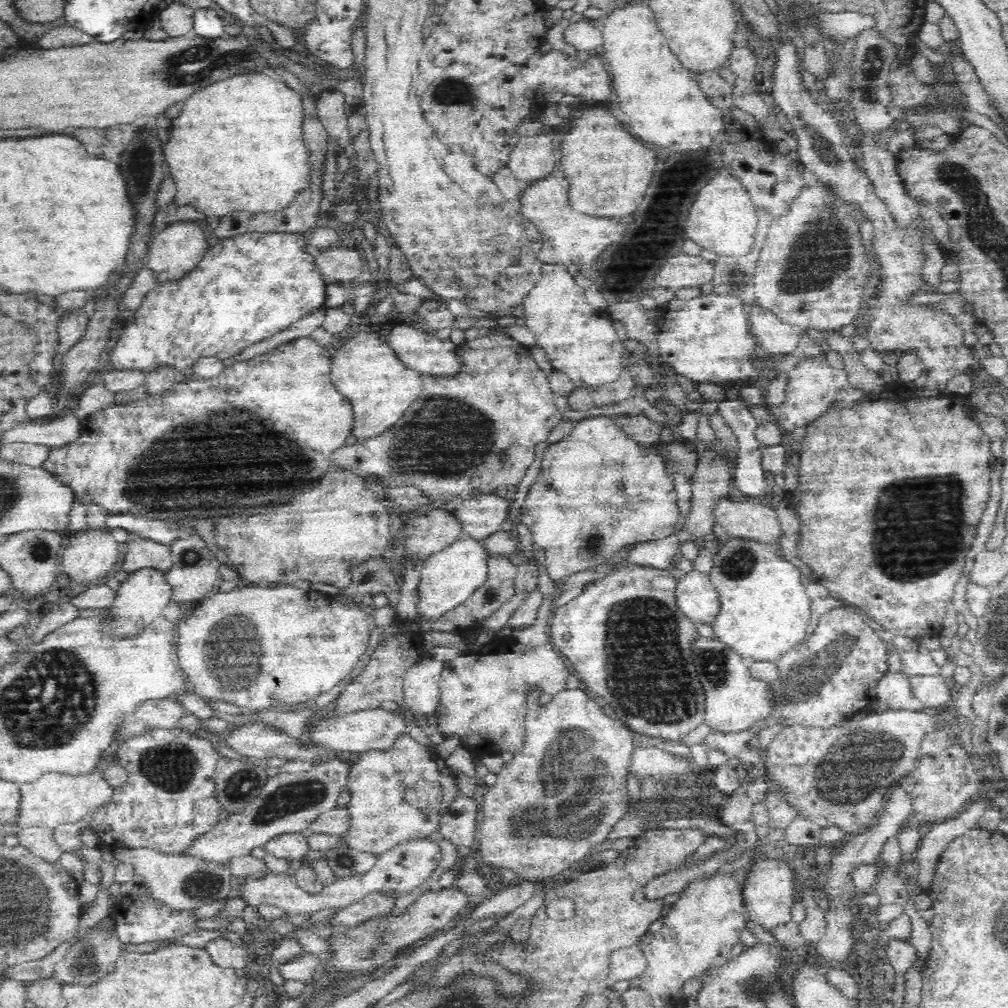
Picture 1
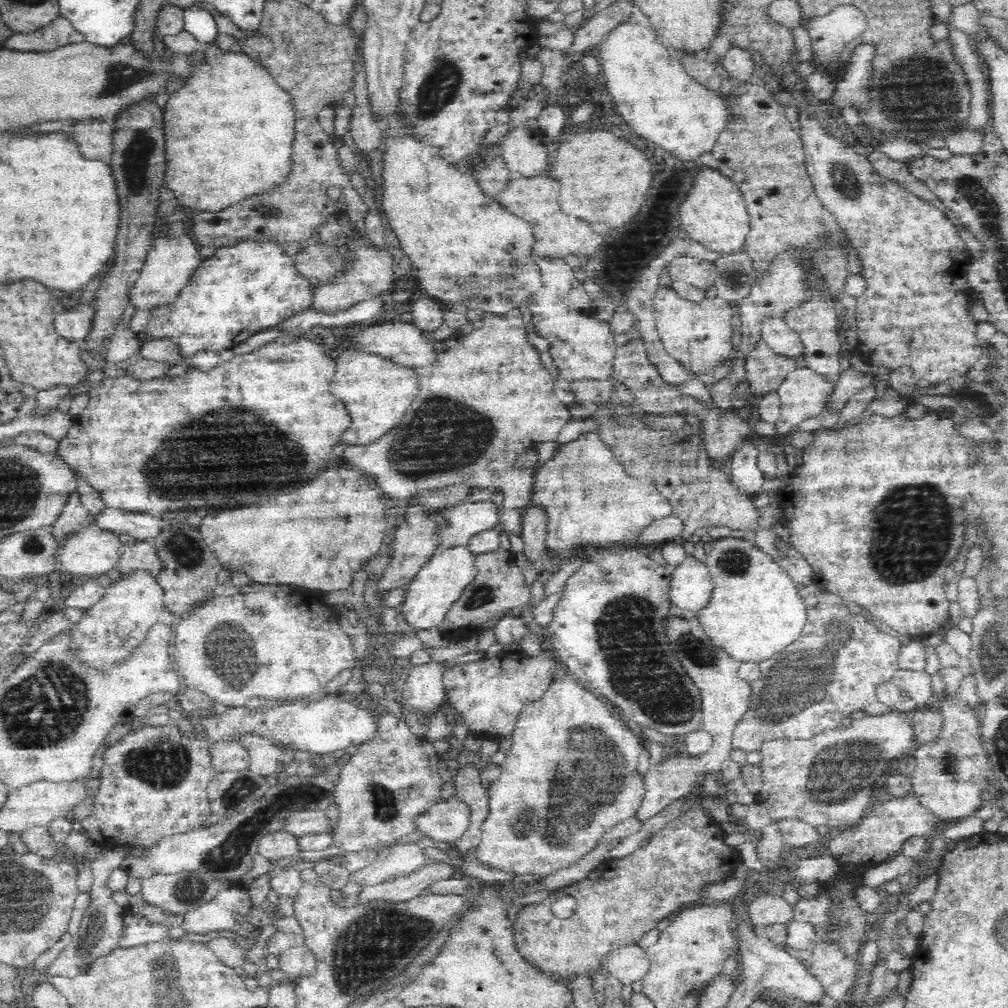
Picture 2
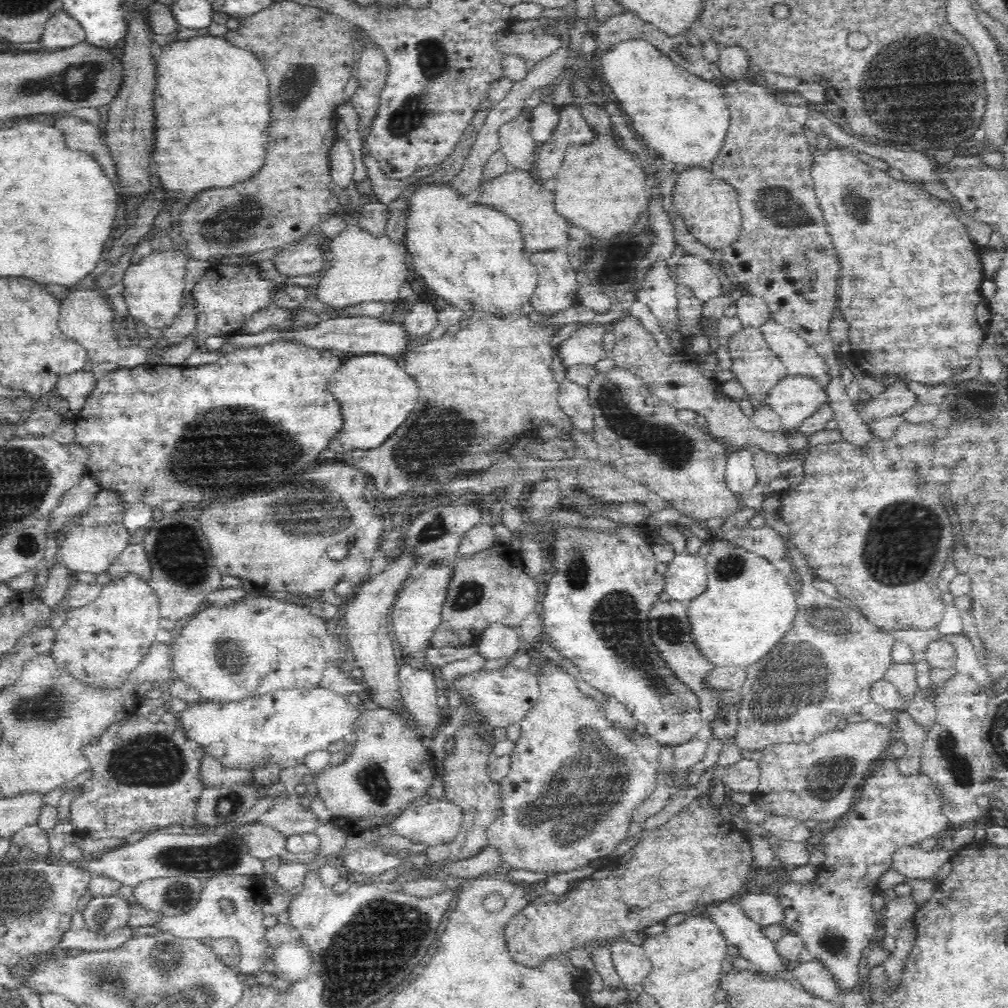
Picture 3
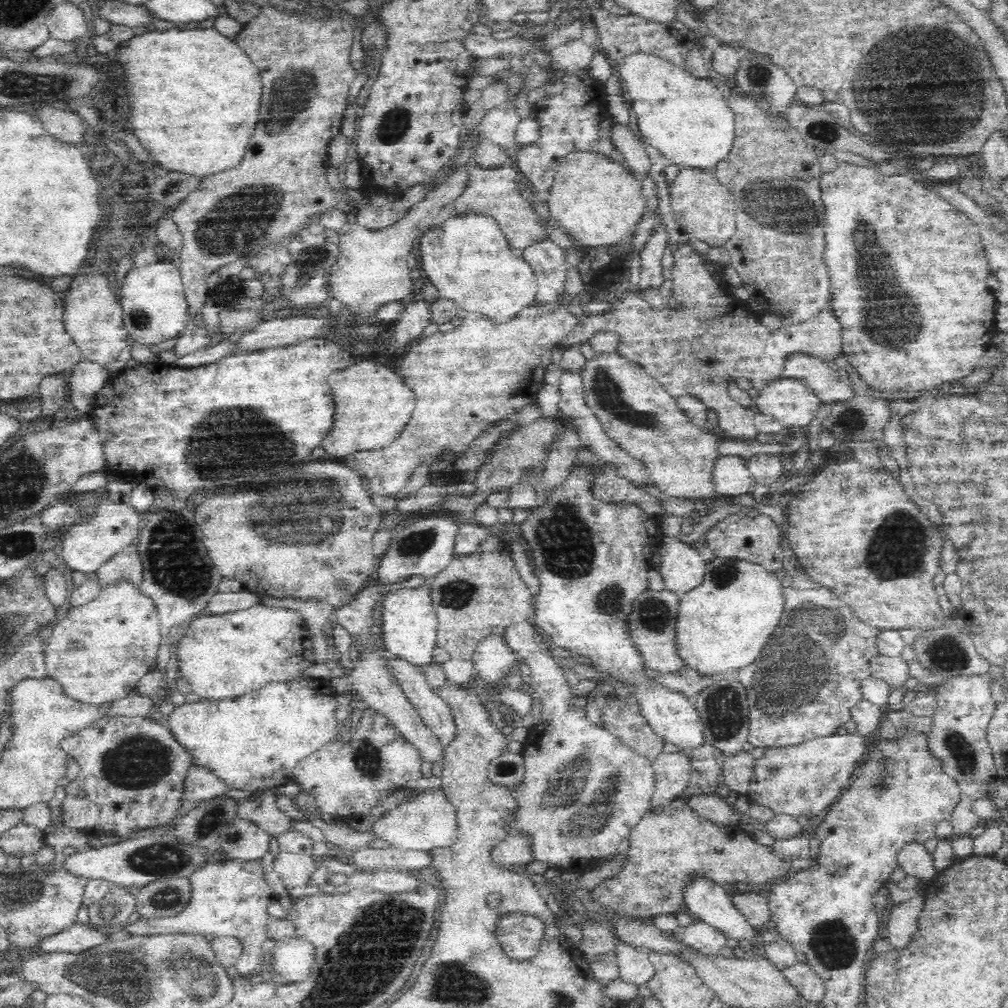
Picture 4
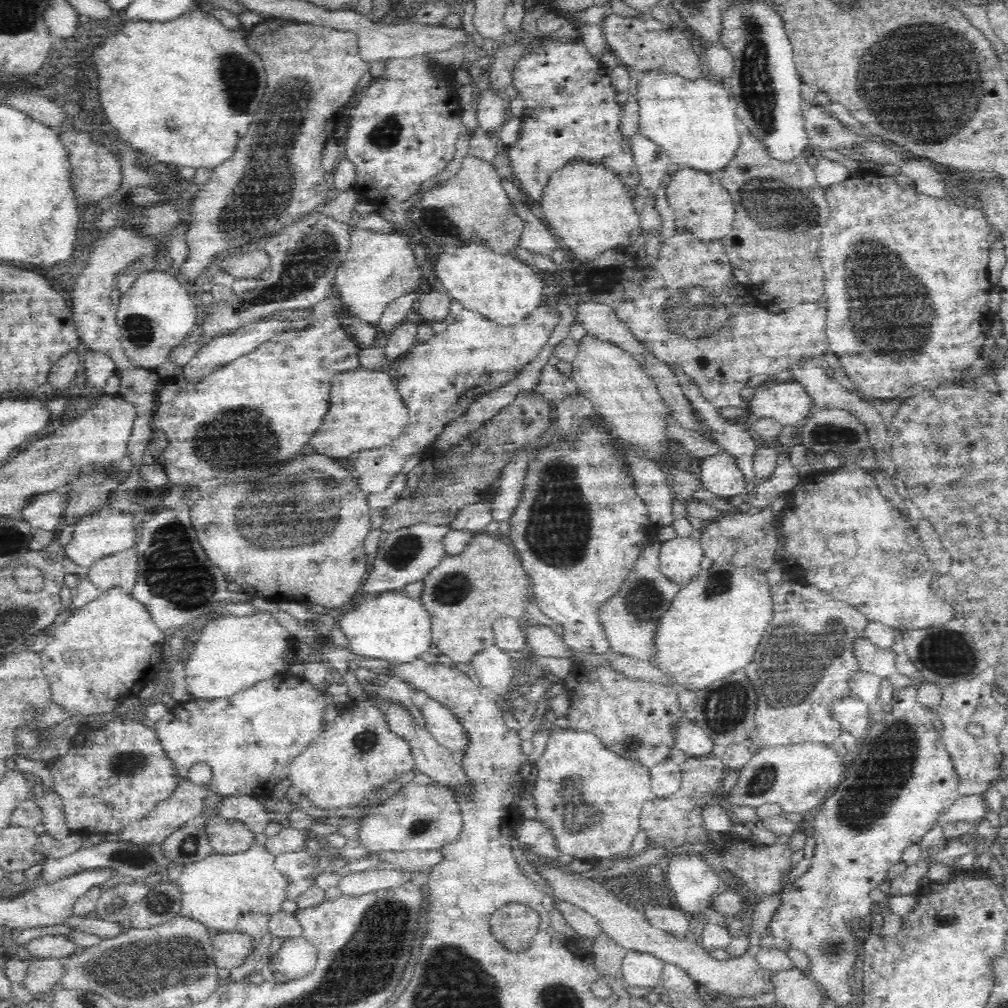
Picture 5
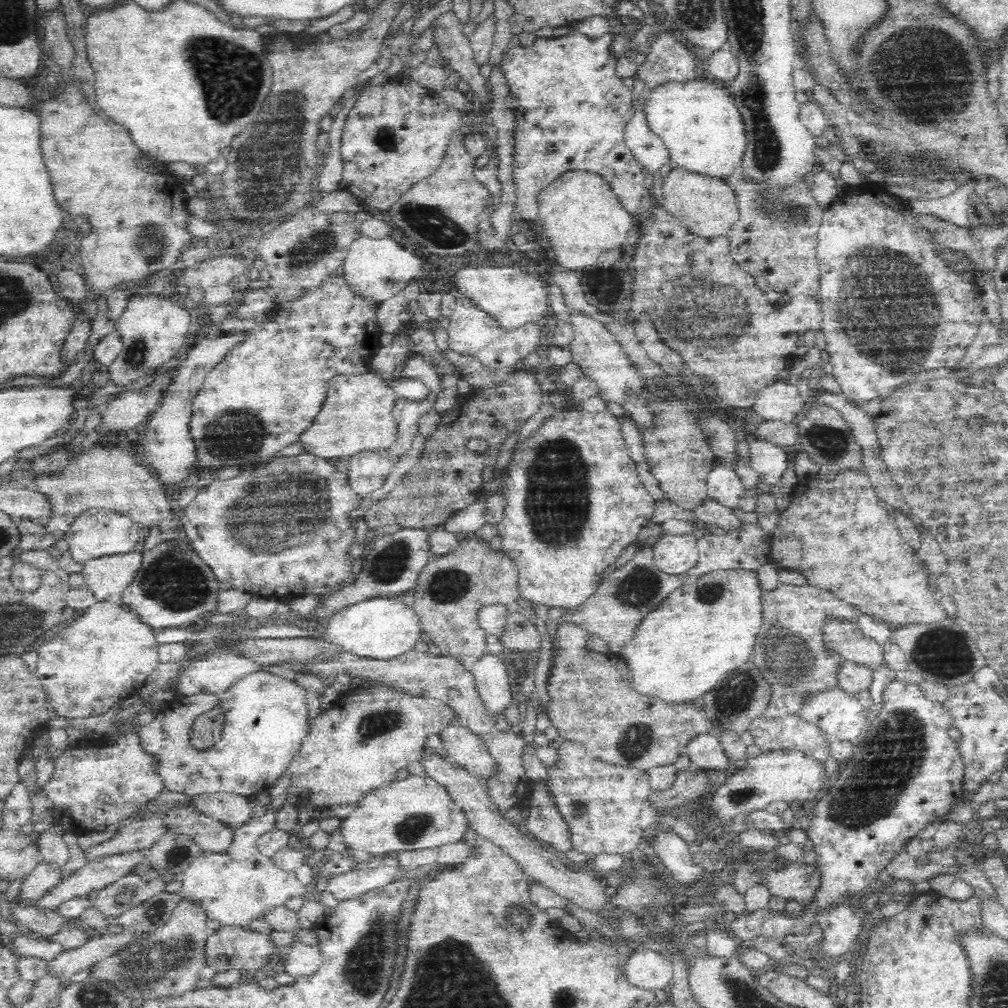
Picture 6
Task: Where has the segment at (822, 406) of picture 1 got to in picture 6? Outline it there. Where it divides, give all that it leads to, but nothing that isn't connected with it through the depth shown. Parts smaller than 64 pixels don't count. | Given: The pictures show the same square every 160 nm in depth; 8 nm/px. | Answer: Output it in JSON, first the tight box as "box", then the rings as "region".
{"box":[750,380,804,424],"region":[[[780,380],[760,389],[750,412],[758,414],[764,421],[790,424],[804,404],[798,386]]]}

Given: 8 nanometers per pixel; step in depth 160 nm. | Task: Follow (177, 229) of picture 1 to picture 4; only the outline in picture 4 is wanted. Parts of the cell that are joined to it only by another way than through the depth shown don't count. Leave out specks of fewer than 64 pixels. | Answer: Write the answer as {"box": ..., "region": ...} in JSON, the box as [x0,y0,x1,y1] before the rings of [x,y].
{"box":[120,261,191,346],"region":[[[160,261],[142,268],[132,268],[124,277],[120,296],[124,329],[128,332],[129,341],[154,346],[166,340],[177,339],[191,326],[191,312],[180,270],[172,263]]]}

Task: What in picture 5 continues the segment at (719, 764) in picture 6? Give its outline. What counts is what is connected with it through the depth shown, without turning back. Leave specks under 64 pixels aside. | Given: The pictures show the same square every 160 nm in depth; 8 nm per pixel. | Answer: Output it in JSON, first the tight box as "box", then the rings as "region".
{"box":[676,720,719,759],"region":[[[684,720],[676,728],[676,732],[677,748],[688,757],[706,759],[719,752],[715,743],[706,735],[706,731],[693,720]]]}

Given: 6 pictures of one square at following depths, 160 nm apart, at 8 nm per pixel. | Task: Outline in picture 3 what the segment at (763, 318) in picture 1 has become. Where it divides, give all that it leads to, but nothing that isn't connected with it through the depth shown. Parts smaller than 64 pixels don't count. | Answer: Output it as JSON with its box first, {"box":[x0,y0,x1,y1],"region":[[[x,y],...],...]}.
{"box":[761,318,832,388],"region":[[[773,318],[761,326],[764,339],[779,356],[790,376],[812,377],[822,388],[830,386],[832,373],[826,359],[796,332]]]}

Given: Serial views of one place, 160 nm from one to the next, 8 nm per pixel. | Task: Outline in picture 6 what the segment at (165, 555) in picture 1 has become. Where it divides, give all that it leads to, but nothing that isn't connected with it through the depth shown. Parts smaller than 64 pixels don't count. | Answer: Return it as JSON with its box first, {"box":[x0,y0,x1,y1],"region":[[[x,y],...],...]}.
{"box":[84,550,142,604],"region":[[[136,550],[90,559],[84,563],[84,585],[97,602],[120,604],[124,589],[130,586],[141,566],[142,554]]]}

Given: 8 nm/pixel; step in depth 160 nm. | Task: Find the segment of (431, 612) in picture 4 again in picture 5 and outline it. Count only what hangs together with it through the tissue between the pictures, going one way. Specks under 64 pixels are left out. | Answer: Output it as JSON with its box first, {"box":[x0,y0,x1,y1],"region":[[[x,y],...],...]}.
{"box":[337,592,434,665],"region":[[[384,592],[376,597],[369,598],[362,602],[357,602],[356,608],[350,612],[344,612],[340,616],[337,626],[346,640],[349,649],[360,656],[385,660],[392,665],[408,662],[418,658],[423,652],[434,650],[431,642],[431,620],[429,612],[422,606],[420,599],[409,597],[405,592]]]}

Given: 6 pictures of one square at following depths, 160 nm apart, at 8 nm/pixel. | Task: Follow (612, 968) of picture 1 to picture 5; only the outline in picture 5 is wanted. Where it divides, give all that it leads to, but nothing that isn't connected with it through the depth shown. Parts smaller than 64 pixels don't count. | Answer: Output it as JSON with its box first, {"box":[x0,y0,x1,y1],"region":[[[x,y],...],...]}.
{"box":[621,951,665,988],"region":[[[627,951],[624,955],[621,974],[629,986],[654,988],[662,985],[665,963],[652,953]]]}

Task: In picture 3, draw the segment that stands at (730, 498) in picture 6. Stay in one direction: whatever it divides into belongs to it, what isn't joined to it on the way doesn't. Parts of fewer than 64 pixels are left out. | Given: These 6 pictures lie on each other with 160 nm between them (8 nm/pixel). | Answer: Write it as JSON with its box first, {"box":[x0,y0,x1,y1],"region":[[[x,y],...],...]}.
{"box":[725,449,757,495],"region":[[[729,449],[725,466],[726,487],[735,495],[749,491],[757,484],[757,474],[753,467],[753,449]]]}

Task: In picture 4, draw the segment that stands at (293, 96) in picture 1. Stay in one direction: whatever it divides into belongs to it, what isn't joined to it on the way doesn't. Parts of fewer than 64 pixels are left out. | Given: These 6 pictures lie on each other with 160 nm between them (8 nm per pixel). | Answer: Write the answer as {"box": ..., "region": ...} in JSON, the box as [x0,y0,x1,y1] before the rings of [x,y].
{"box":[115,25,263,178],"region":[[[189,25],[184,30],[170,28],[165,32],[160,32],[155,28],[149,28],[147,32],[142,32],[138,36],[134,35],[130,40],[121,44],[115,50],[115,60],[122,68],[122,76],[124,80],[122,90],[124,96],[120,96],[117,104],[117,111],[122,114],[122,118],[128,122],[128,126],[134,130],[134,136],[138,136],[138,140],[142,146],[148,150],[152,160],[156,165],[156,170],[159,172],[176,171],[184,172],[186,174],[198,175],[202,178],[210,176],[214,172],[232,168],[240,162],[246,142],[252,136],[252,130],[258,122],[258,110],[260,110],[260,96],[262,96],[263,80],[259,68],[251,61],[251,58],[245,53],[245,50],[232,38],[228,38],[216,30],[215,27],[211,28],[197,28],[195,25]]]}

